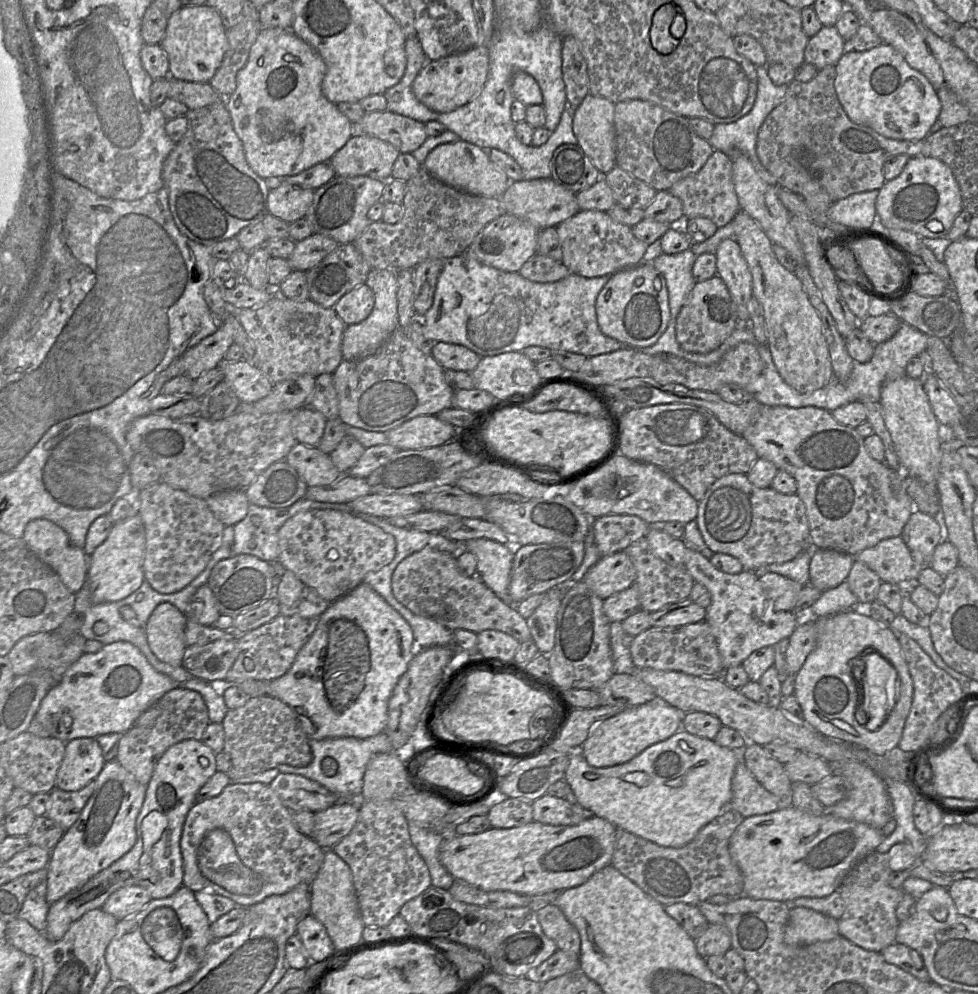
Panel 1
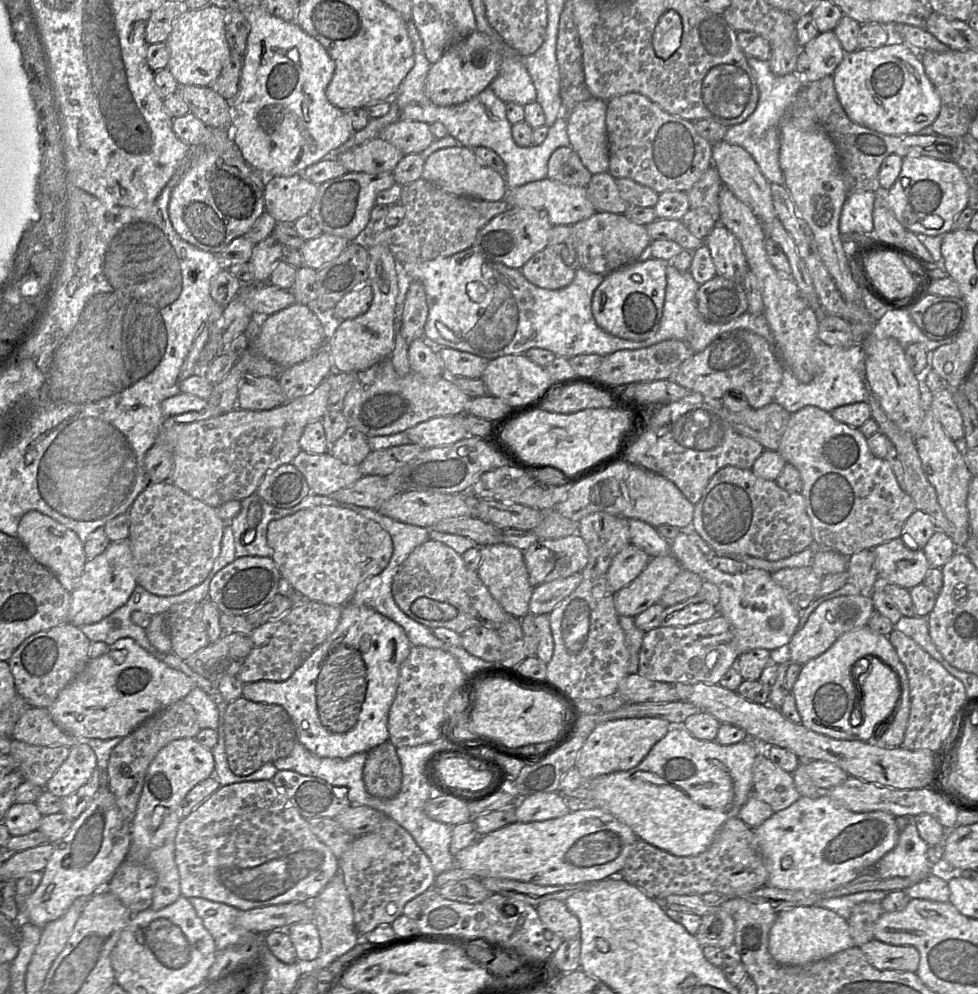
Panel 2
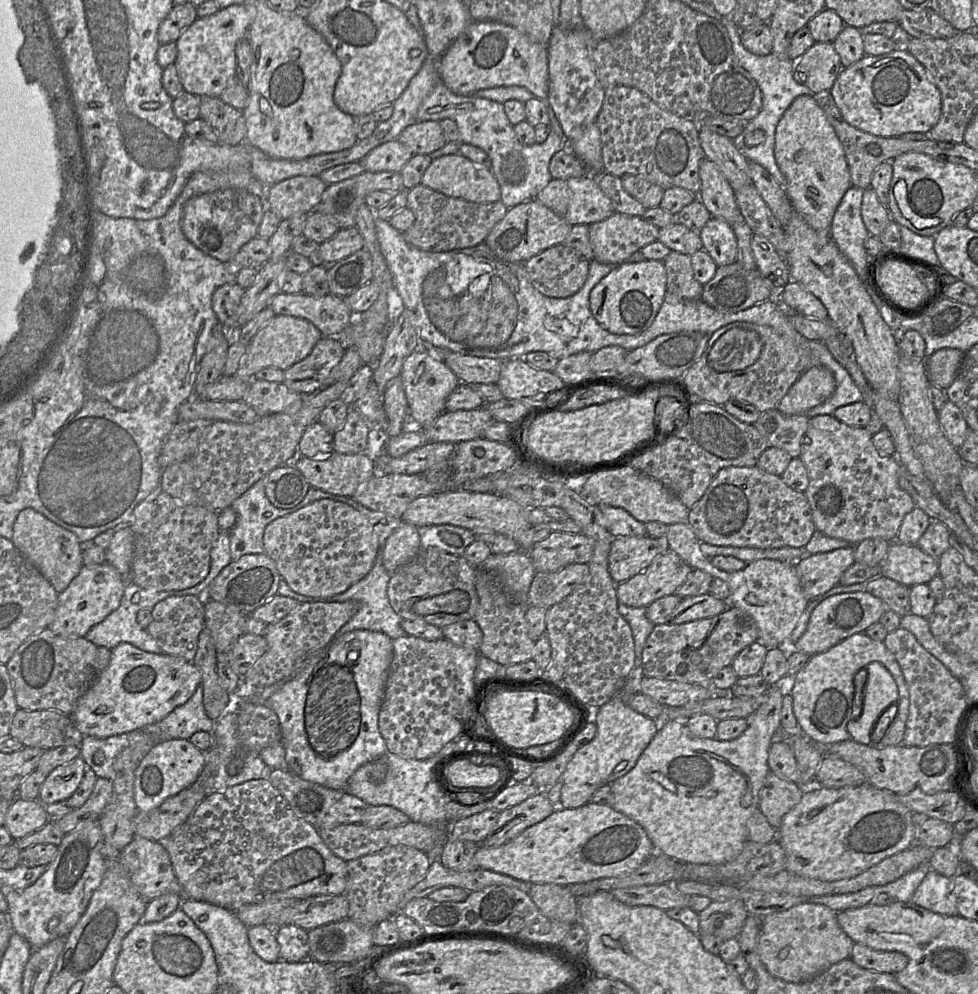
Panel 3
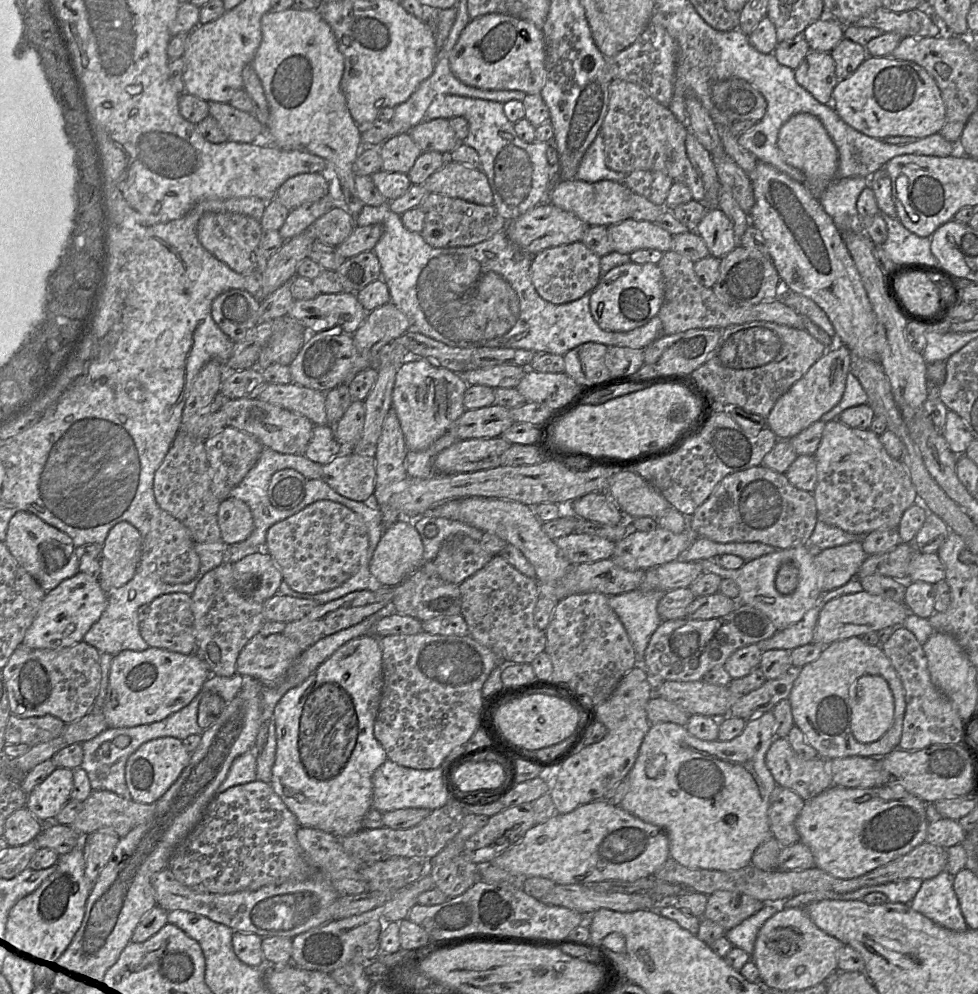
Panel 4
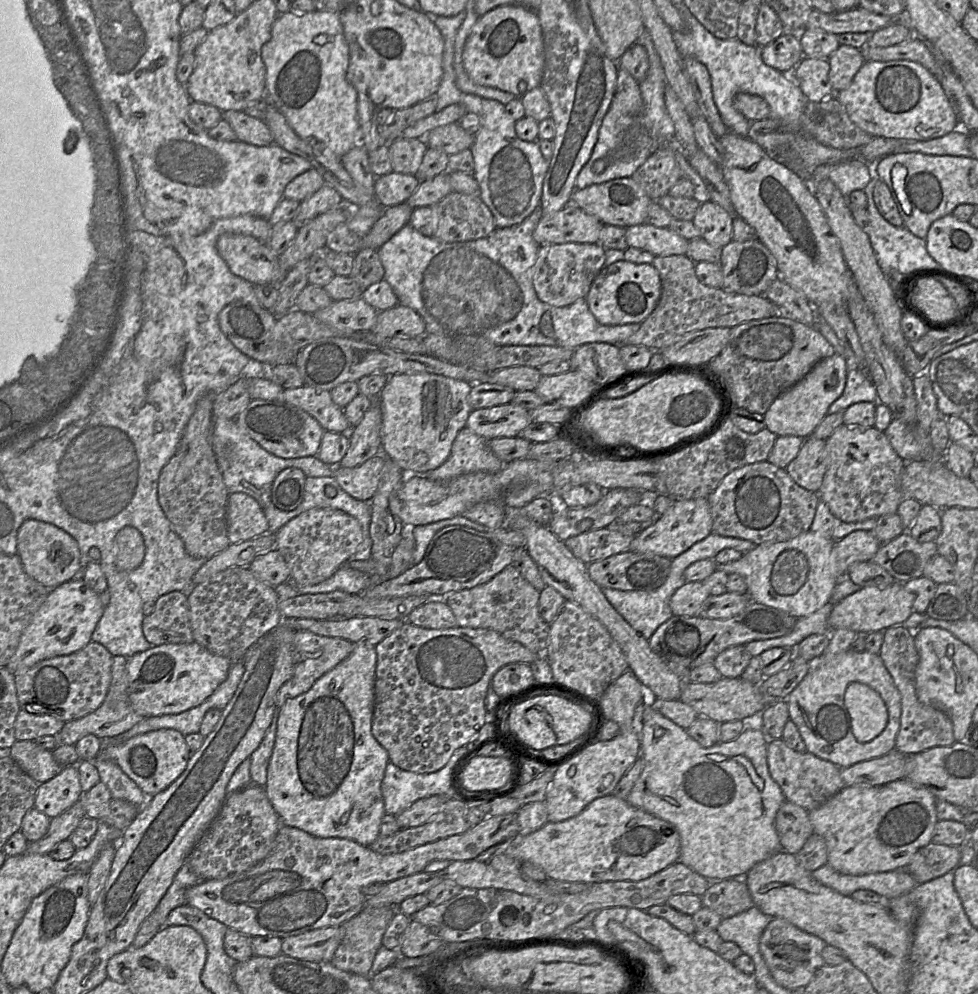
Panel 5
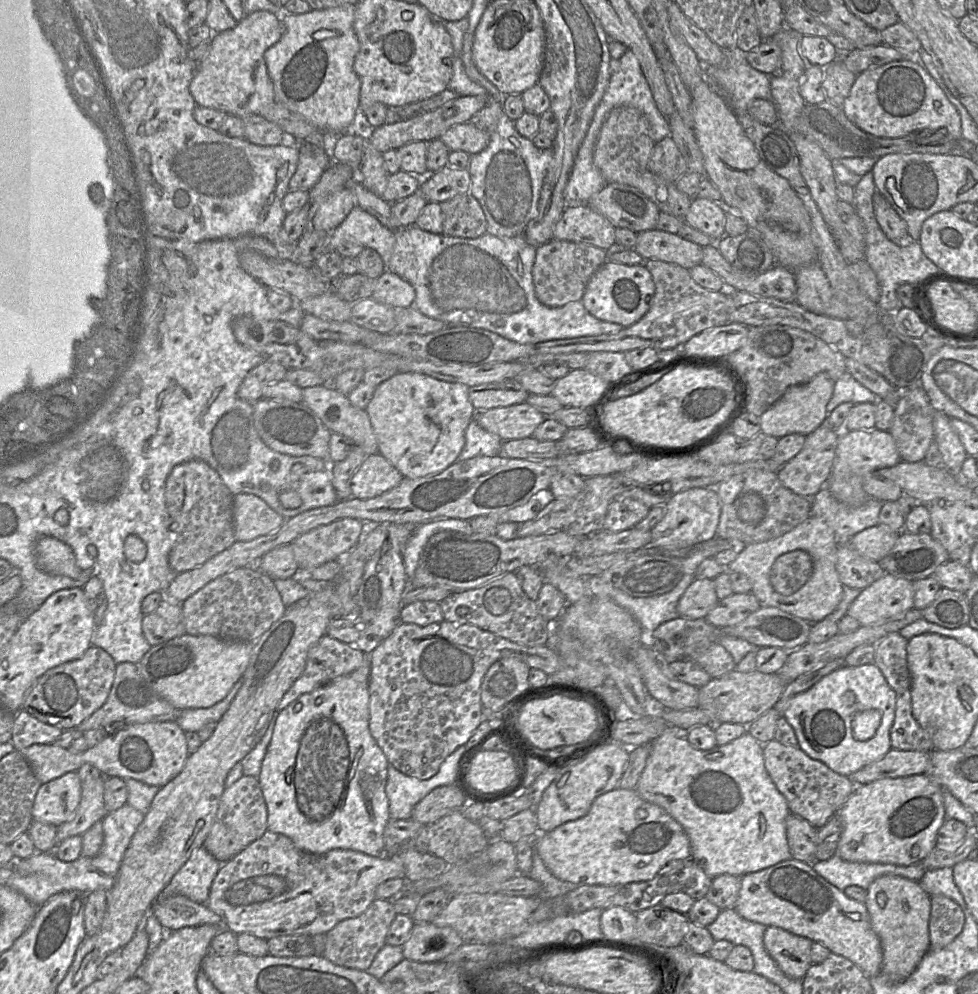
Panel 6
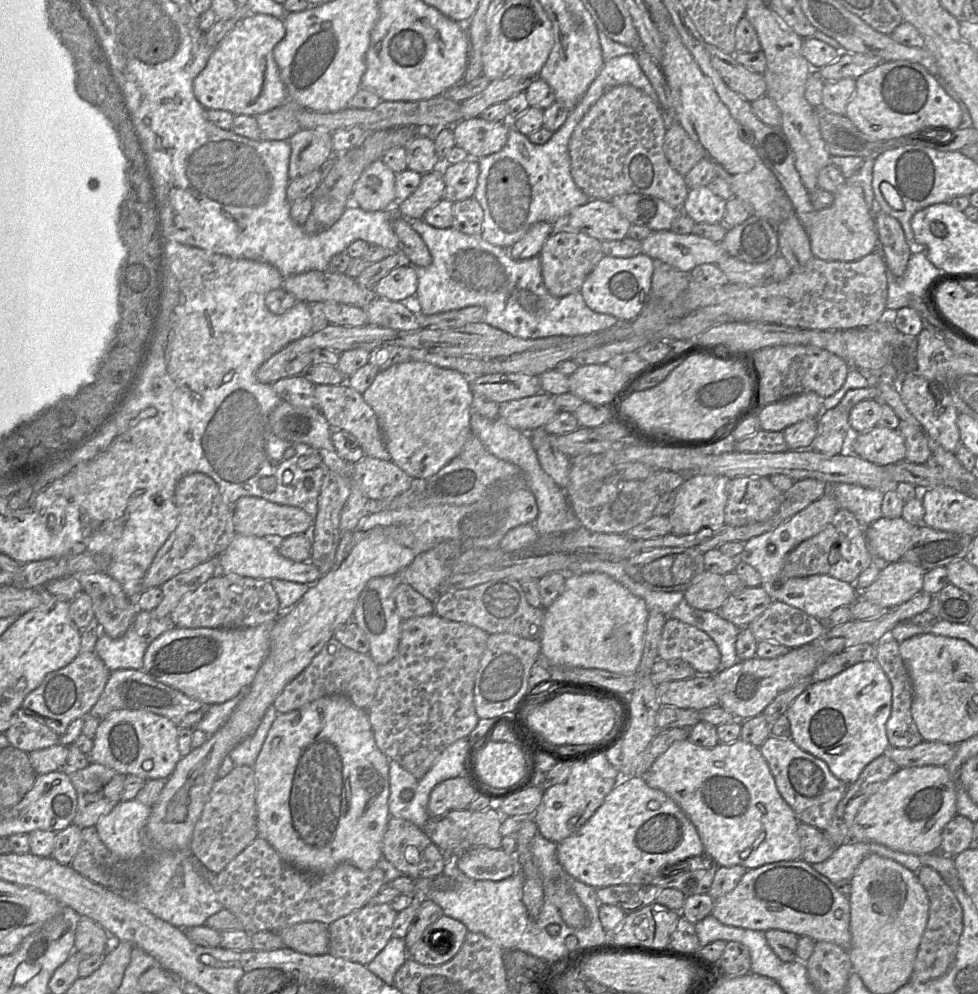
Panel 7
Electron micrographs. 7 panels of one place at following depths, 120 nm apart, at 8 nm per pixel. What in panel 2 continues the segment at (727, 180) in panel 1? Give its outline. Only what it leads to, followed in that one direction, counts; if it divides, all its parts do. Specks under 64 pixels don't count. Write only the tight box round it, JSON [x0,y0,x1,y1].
[686,165,722,223]

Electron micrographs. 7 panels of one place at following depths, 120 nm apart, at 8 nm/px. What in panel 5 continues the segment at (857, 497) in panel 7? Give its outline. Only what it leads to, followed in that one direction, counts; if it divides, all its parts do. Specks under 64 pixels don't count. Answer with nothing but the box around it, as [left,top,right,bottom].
[810,500,878,541]

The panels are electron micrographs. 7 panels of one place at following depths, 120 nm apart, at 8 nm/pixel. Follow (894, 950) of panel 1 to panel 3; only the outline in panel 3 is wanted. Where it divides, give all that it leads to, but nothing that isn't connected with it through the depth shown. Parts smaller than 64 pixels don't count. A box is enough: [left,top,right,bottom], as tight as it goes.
[851,943,908,974]

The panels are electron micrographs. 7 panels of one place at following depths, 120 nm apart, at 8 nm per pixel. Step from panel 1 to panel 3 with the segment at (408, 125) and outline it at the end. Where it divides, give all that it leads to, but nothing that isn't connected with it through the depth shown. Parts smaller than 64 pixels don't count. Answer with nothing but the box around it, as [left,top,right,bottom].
[397,121,448,155]

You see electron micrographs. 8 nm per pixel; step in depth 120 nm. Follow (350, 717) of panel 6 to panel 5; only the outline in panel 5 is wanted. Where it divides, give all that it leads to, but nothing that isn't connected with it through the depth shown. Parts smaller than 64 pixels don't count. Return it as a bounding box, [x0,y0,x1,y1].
[264,641,390,847]

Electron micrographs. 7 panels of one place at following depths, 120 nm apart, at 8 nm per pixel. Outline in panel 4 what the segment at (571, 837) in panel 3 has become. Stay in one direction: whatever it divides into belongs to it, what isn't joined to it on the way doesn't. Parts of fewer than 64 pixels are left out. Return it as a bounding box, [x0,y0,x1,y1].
[490,799,669,884]

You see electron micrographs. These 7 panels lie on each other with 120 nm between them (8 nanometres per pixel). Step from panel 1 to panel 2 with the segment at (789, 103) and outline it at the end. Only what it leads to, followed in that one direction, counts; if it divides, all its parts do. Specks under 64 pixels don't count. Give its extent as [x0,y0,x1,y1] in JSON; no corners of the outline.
[780,76,959,194]

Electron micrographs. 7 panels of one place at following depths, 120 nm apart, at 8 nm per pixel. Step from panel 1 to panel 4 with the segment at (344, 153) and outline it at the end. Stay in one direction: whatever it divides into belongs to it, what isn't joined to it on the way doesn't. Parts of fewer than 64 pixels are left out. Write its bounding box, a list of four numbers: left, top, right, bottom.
[380,133,421,174]

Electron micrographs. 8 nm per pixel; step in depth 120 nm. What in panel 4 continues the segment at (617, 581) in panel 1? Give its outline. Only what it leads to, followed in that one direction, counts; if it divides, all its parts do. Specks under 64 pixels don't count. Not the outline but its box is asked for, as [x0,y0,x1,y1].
[611,526,696,571]

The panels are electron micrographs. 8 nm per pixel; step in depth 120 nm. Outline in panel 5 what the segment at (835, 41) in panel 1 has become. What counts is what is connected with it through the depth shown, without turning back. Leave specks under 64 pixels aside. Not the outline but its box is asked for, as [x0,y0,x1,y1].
[792,57,834,102]

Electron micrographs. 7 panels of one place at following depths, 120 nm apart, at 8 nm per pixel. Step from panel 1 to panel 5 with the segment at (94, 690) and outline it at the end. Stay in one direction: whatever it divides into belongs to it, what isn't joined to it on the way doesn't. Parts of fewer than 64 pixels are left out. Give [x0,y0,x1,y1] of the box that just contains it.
[128,641,232,718]

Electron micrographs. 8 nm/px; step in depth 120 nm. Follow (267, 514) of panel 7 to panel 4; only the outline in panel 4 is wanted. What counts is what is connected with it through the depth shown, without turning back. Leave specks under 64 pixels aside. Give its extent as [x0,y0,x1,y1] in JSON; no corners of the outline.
[218,496,254,545]

